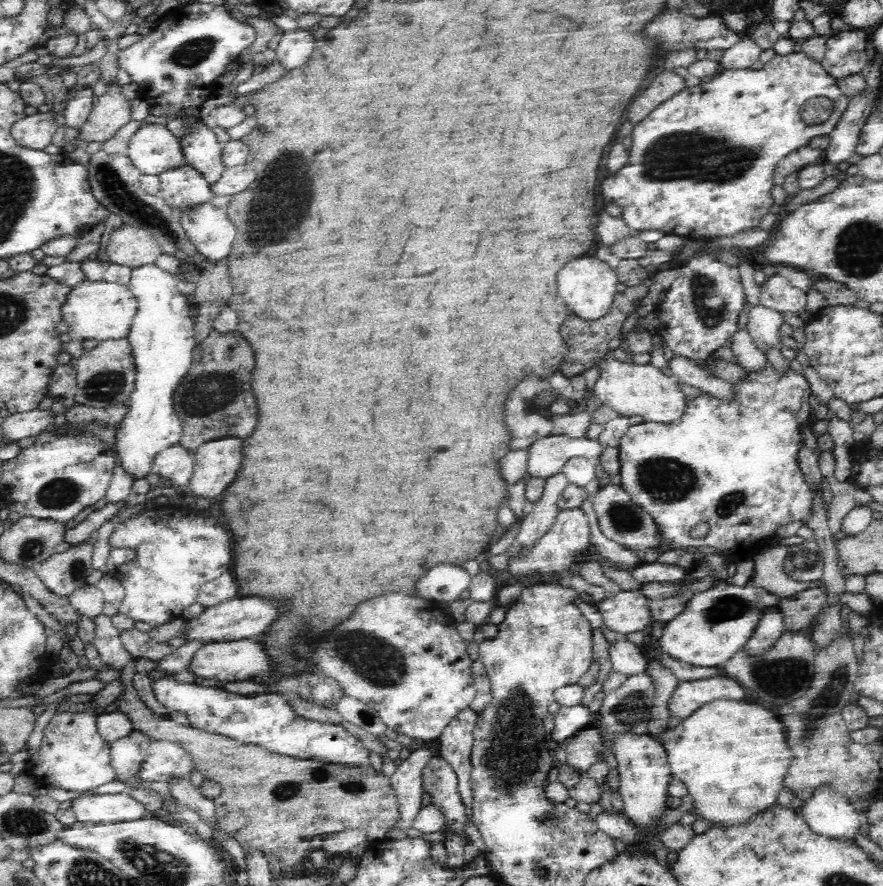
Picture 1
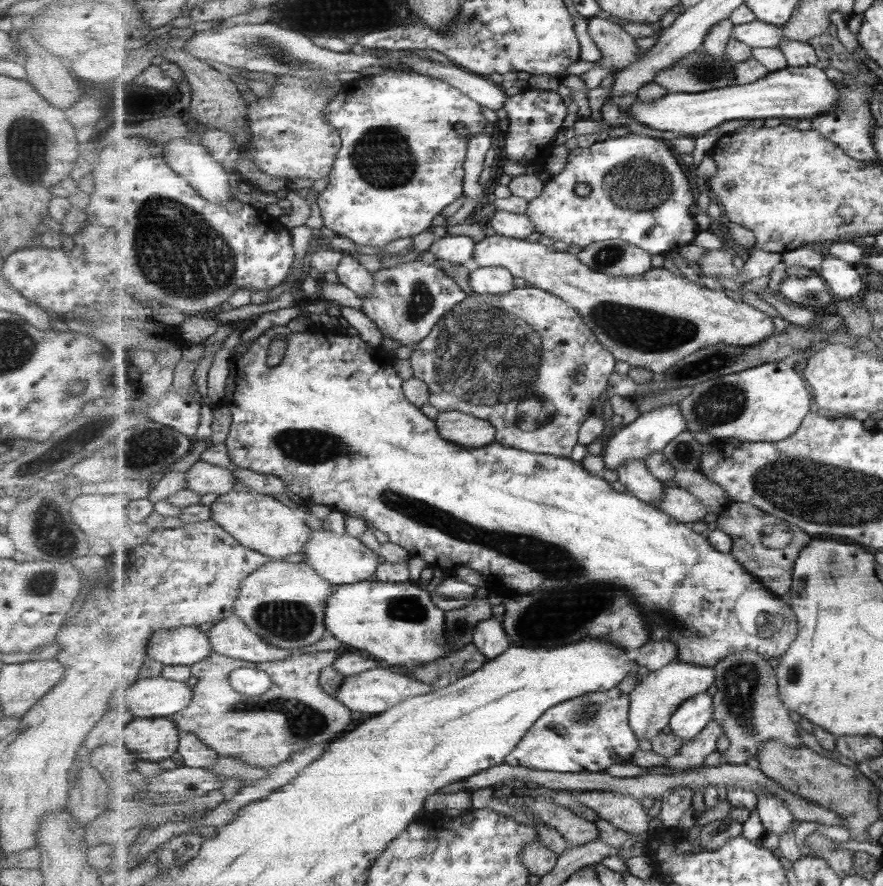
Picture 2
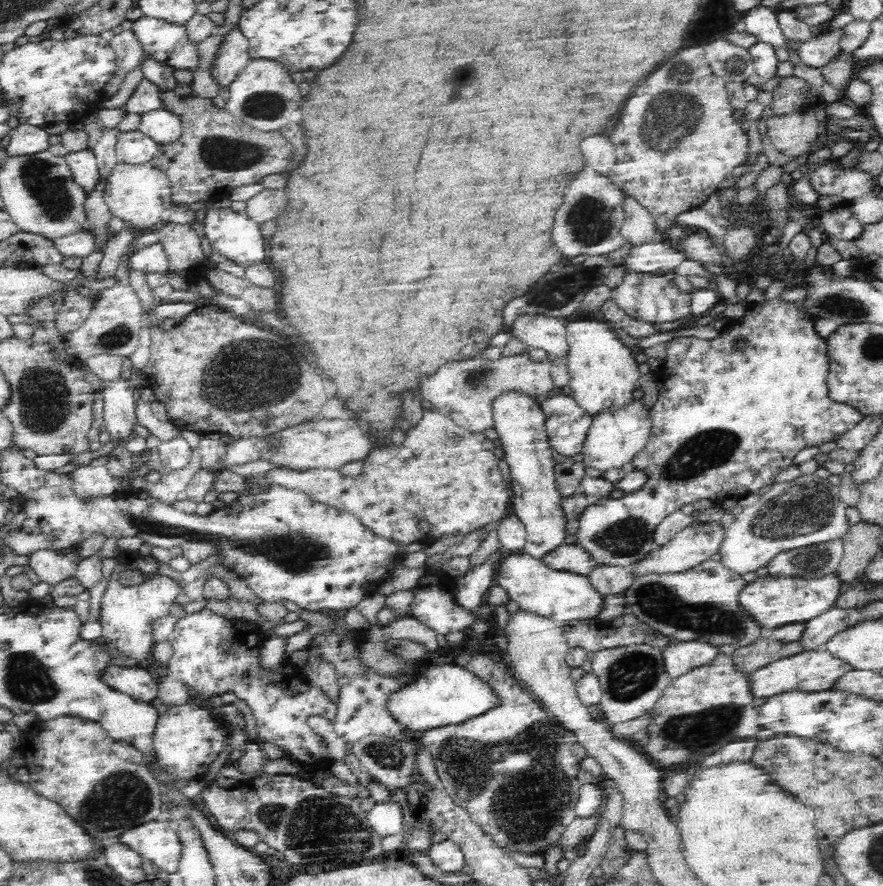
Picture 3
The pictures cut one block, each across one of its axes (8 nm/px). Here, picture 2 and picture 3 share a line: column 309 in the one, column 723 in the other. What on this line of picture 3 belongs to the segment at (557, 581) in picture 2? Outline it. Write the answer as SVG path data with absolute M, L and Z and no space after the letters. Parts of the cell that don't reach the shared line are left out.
M781 297L768 299L761 303L748 305L745 315L738 321L731 321L720 335L714 339L704 340L696 337L677 337L668 341L667 357L665 358L666 367L655 373L656 383L658 383L658 398L650 410L650 422L652 428L648 442L644 448L630 461L629 468L637 468L646 472L648 482L642 485L633 493L625 493L619 499L608 498L600 499L595 505L588 505L584 513L579 517L580 528L576 538L578 541L574 546L585 551L592 561L597 564L608 564L628 566L642 560L654 548L653 535L656 526L685 504L693 503L703 498L708 498L718 504L727 498L738 501L741 497L751 492L760 492L761 488L772 484L776 475L782 470L786 470L793 464L794 457L805 448L811 446L819 447L824 442L834 442L838 440L847 430L854 428L863 418L860 412L854 407L844 406L842 403L834 402L828 397L827 376L829 375L830 363L828 358L827 339L821 338L814 329L817 318L798 311L794 303L785 301Z

